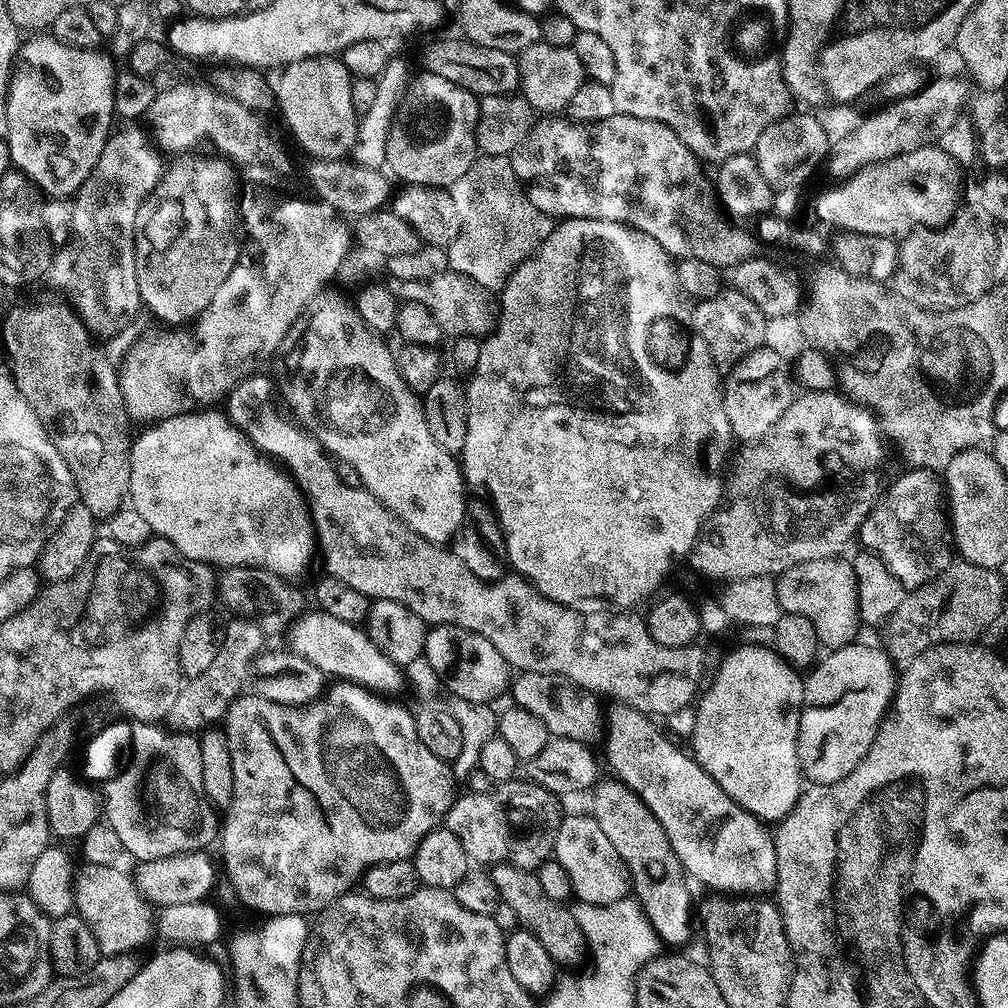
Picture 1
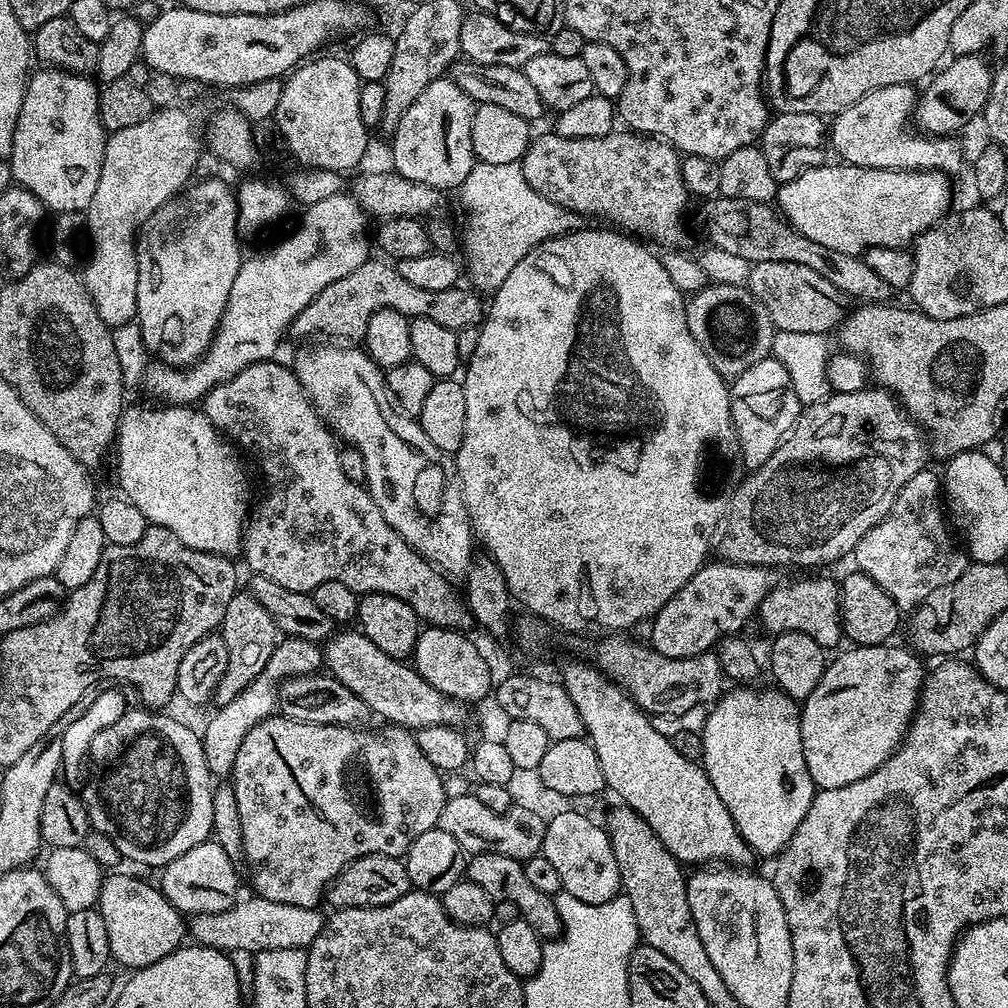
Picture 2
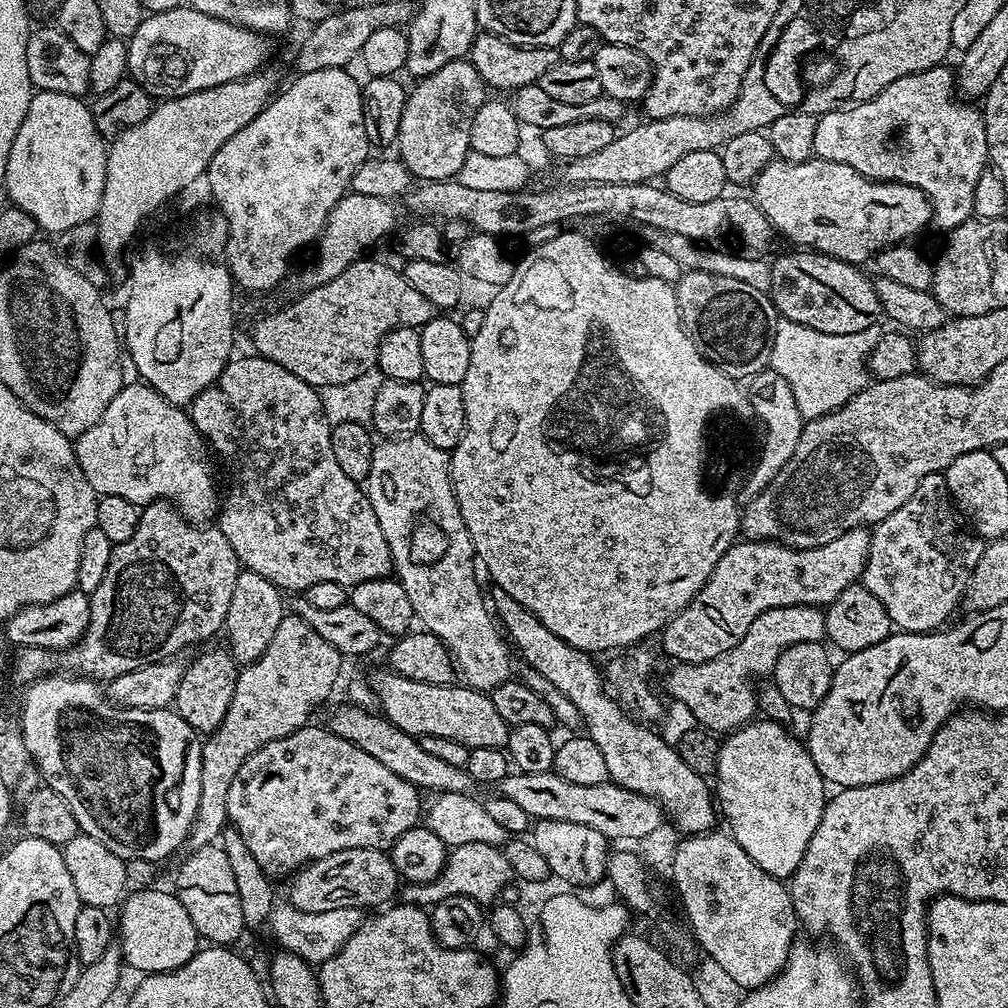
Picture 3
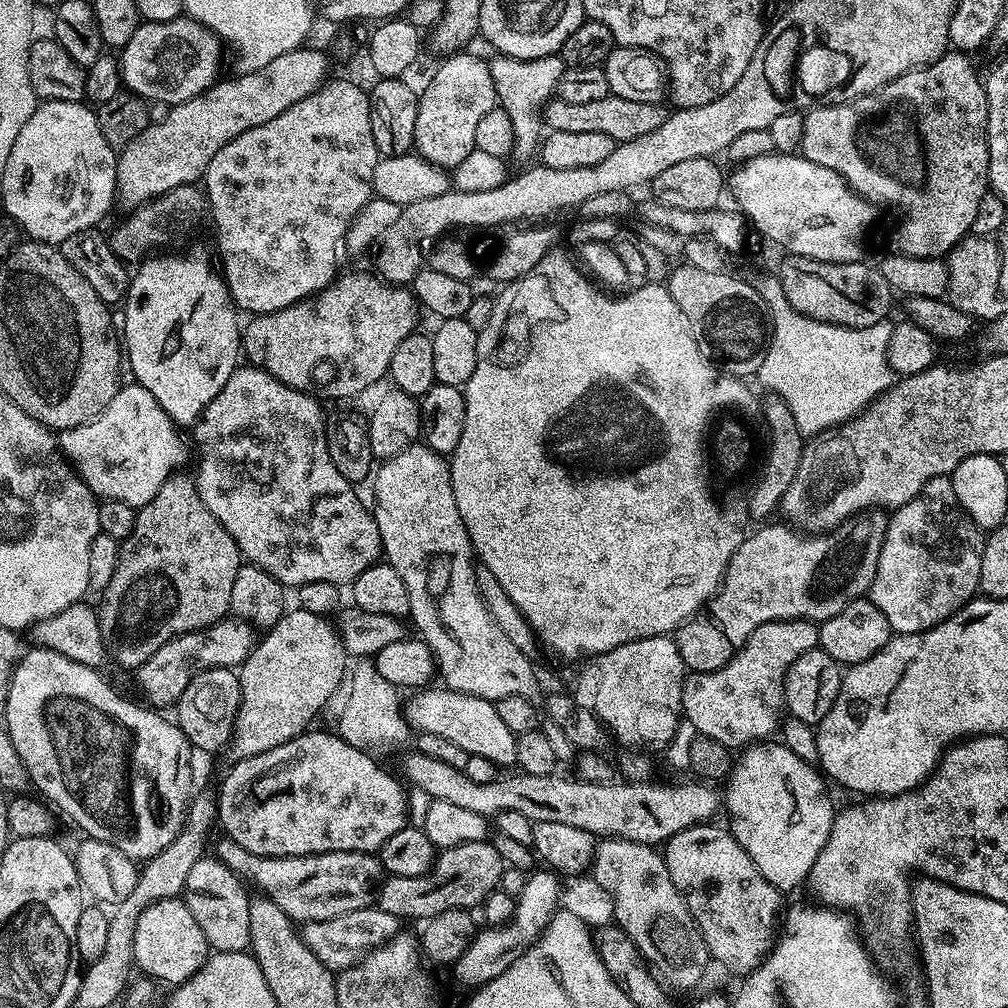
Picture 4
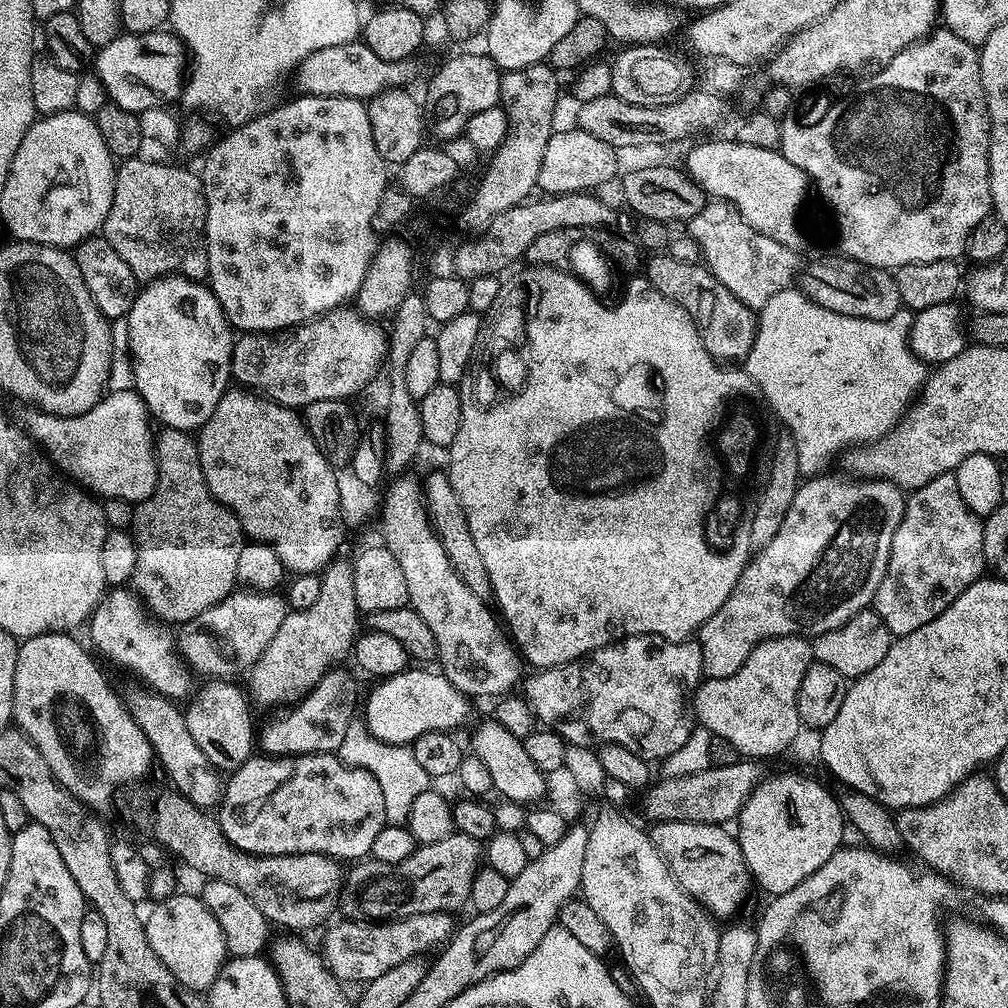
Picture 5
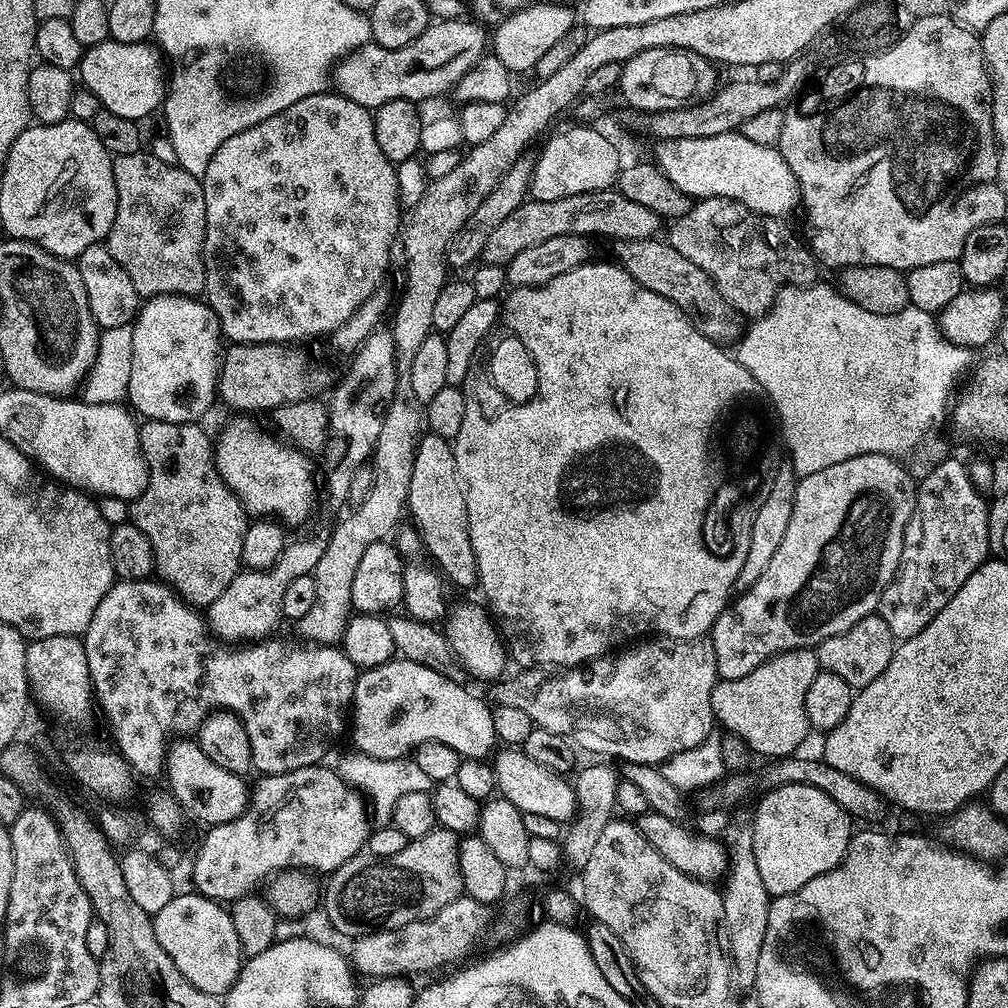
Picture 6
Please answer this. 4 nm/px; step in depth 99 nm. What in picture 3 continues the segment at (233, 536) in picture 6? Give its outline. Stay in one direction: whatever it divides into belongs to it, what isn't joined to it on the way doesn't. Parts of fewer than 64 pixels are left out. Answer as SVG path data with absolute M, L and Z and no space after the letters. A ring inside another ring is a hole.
M153 500L151 504L143 505L140 517L138 518L138 530L126 542L113 544L110 554L110 566L106 566L106 575L102 577L102 582L98 582L98 590L90 594L90 622L82 634L82 638L77 640L71 648L63 653L64 660L69 664L71 671L76 674L84 668L84 664L120 664L116 666L139 666L142 664L154 664L159 660L167 660L180 654L183 648L188 648L191 644L200 644L203 640L208 640L216 631L221 631L226 622L226 614L230 610L230 594L234 594L234 582L238 582L238 574L242 570L242 565L238 557L234 554L234 546L226 542L226 534L220 532L216 526L201 526L196 522L189 522L175 503L167 500Z

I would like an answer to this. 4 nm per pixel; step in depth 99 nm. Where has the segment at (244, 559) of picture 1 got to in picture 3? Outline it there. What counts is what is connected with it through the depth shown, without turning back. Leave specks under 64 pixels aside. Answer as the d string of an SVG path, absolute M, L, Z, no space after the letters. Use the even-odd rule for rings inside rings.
M139 382L121 388L110 406L90 430L75 437L74 447L82 472L100 496L121 496L138 505L153 500L174 502L189 522L208 522L218 512L216 480L212 477L212 464L208 461L210 448L200 431L194 426L191 415L181 405L172 404L150 385Z

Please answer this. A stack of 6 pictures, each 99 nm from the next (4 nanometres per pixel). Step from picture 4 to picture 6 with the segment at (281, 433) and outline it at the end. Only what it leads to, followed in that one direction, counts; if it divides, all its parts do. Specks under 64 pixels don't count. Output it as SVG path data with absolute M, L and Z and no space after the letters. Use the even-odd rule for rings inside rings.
M248 414L235 418L214 440L216 469L224 485L240 499L249 517L275 518L284 526L306 523L316 508L316 480L308 461L311 459L279 435L264 432L256 421L259 419Z

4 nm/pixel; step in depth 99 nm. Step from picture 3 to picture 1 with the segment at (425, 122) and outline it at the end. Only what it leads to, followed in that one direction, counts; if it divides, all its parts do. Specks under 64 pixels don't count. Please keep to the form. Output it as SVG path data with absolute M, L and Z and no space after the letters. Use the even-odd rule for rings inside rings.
M424 72L420 77L409 79L408 86L404 90L403 96L400 98L400 104L396 108L396 116L392 119L390 126L390 138L386 142L386 158L388 159L386 168L393 177L394 175L404 184L425 184L428 188L447 188L451 189L454 182L458 182L458 178L462 178L462 174L466 174L466 170L470 170L472 161L477 159L478 149L476 146L476 123L478 122L478 114L480 106L477 97L469 94L462 86L458 86L454 82L446 82L446 78L438 78L438 74L430 74Z

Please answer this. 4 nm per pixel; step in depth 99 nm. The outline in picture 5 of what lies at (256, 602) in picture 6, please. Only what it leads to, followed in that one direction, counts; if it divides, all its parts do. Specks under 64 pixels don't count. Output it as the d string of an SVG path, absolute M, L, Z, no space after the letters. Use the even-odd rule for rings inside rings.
M236 590L228 596L221 604L210 606L202 614L198 614L186 624L179 625L178 628L178 652L183 663L189 669L201 672L204 678L236 678L239 672L247 673L262 658L266 646L274 639L274 634L278 634L278 626L290 611L287 599L280 594L257 594L252 590Z

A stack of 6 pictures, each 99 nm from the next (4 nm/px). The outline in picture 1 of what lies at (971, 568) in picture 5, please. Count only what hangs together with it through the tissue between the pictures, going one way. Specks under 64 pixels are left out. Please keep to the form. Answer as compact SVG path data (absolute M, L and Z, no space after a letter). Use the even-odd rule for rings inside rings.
M915 468L905 471L905 476L900 476L892 485L887 485L886 491L881 495L880 501L873 506L870 514L862 522L858 533L858 540L861 540L867 551L874 553L902 582L906 590L921 588L924 584L930 583L938 578L952 564L954 559L954 541L950 531L950 520L946 515L946 488L941 477L935 472L927 472L924 468Z

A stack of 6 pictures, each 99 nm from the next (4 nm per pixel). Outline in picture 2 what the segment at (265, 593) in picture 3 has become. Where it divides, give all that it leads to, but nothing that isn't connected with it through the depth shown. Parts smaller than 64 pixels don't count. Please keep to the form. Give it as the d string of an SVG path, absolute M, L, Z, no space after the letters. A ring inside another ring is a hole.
M240 590L234 598L230 598L230 606L226 606L224 623L220 625L218 635L226 642L228 651L228 665L218 682L214 697L215 703L221 705L246 690L246 686L250 686L250 682L254 682L254 678L266 670L266 662L270 662L270 654L274 654L278 643L278 629L266 606L262 606L262 602L258 602L251 591Z

